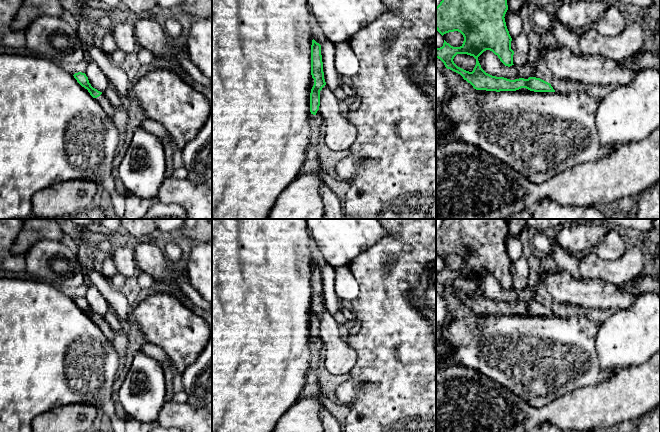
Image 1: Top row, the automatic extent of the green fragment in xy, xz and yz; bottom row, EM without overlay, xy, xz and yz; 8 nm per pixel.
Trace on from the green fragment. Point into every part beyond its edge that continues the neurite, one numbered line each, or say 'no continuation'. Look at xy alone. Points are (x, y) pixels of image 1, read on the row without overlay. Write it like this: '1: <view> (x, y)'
1: xy (103, 325)

